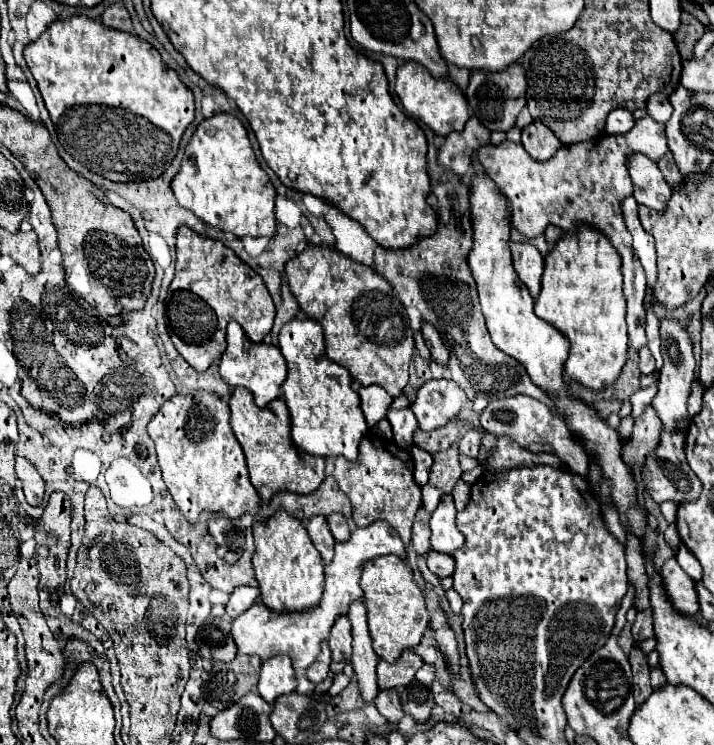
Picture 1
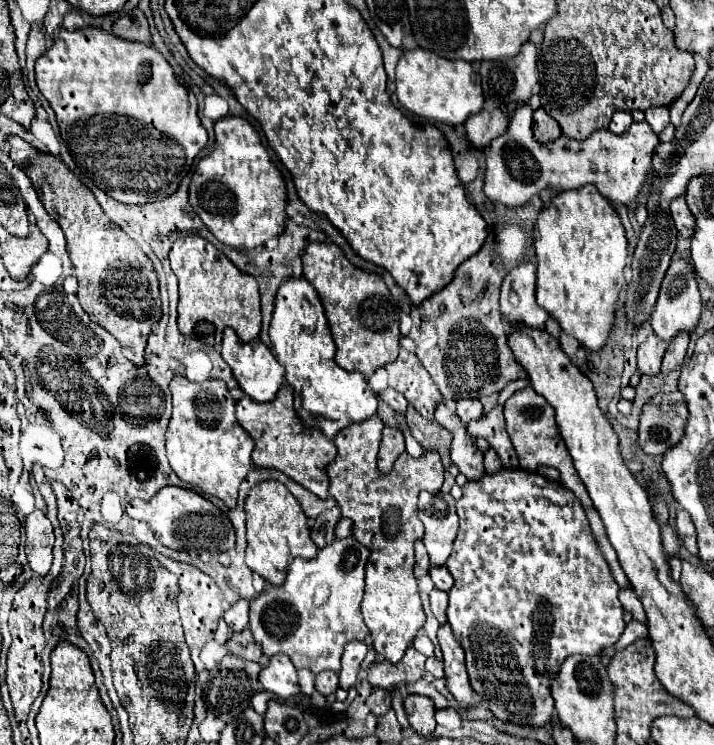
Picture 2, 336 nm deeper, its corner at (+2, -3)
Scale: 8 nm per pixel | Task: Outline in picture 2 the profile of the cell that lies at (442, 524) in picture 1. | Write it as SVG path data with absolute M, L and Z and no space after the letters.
M427 493L419 495L419 519L425 525L423 543L427 547L429 559L433 567L445 565L451 549L453 539L457 535L457 511L455 499L449 493Z

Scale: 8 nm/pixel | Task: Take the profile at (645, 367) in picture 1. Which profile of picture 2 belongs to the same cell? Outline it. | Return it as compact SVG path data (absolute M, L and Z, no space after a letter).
M651 333L637 349L637 367L639 367L639 371L643 375L657 375L665 349L667 349L667 343Z

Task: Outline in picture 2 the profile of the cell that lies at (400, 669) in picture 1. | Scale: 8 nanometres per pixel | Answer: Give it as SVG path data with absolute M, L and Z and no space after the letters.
M413 647L405 651L405 657L399 663L389 663L377 659L369 667L369 683L379 689L393 691L395 687L419 681L425 675L425 655L417 653Z

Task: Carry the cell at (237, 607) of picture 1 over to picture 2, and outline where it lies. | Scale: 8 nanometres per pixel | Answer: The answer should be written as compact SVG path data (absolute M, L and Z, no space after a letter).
M245 599L237 601L235 605L231 605L229 611L225 611L223 619L225 619L229 631L243 631L247 627L247 621L249 621L247 611L249 611L249 601L245 601Z

